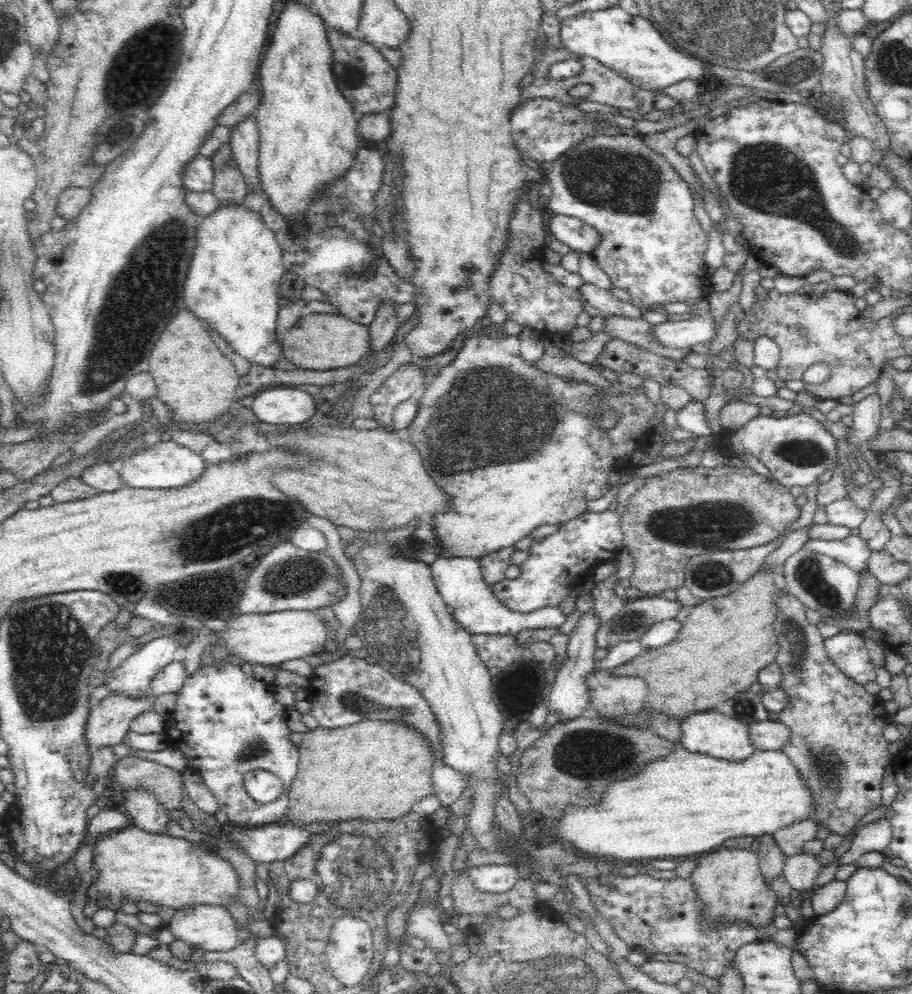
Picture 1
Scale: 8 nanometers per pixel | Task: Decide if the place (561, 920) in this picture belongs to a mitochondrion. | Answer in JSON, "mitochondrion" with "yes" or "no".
{"mitochondrion":"no"}

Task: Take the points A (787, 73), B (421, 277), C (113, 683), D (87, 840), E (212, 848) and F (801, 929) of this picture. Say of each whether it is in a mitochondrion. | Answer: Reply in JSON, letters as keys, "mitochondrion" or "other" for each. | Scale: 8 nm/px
{"A":"mitochondrion","B":"other","C":"other","D":"other","E":"other","F":"other"}

